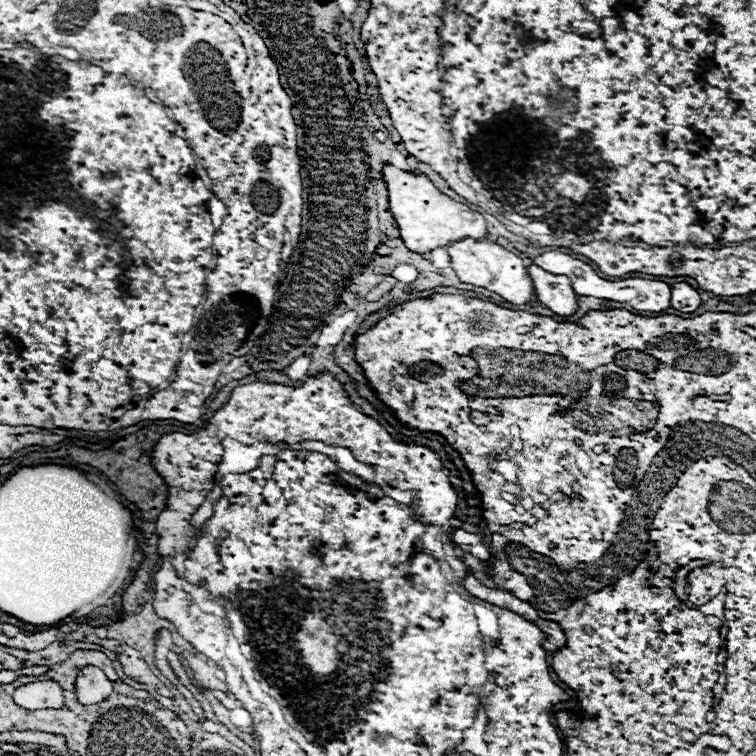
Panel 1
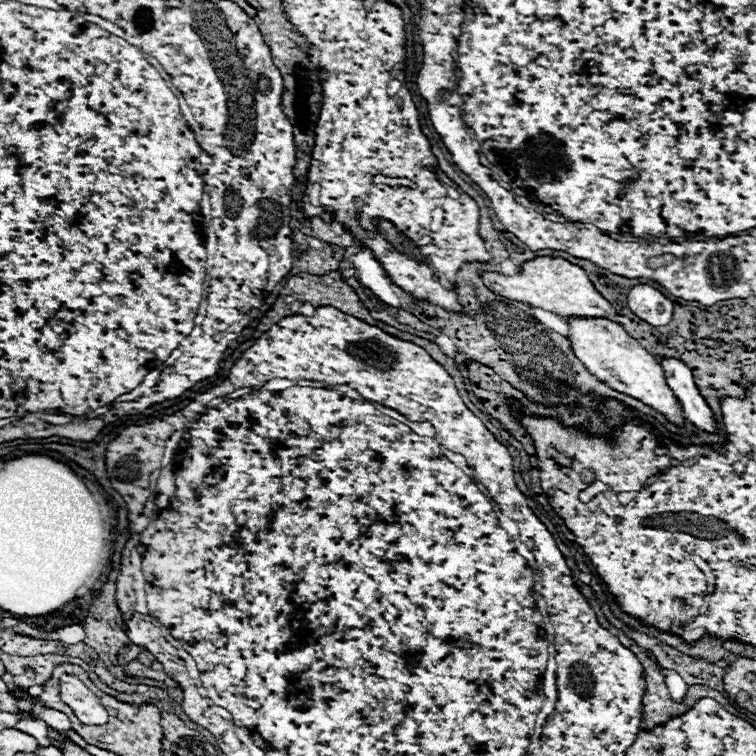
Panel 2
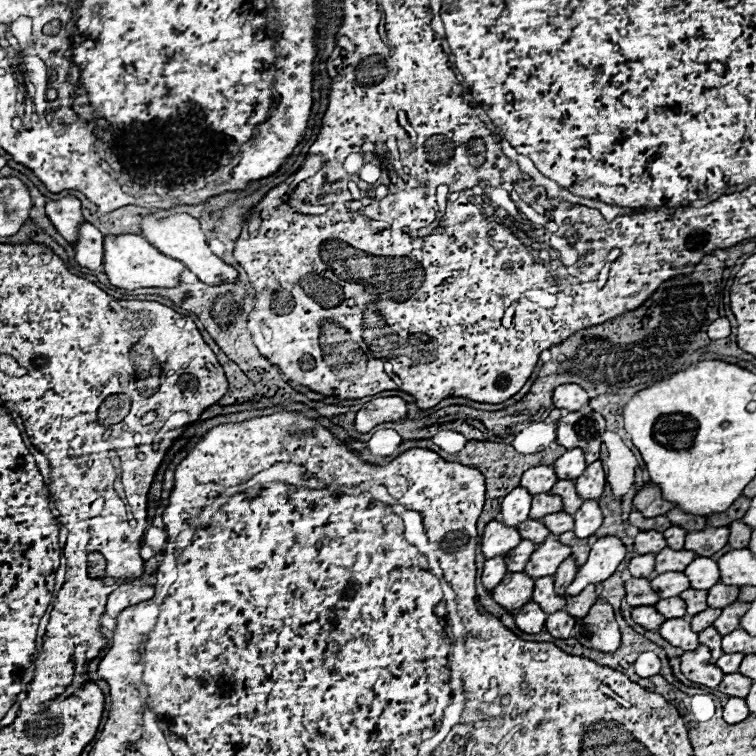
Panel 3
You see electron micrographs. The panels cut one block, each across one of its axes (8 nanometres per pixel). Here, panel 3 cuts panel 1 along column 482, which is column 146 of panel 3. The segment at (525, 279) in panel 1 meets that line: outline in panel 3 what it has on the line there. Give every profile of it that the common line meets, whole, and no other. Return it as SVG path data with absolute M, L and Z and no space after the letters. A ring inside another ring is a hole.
M122 234L122 236L104 236L104 272L108 274L110 284L124 290L136 288L174 288L180 284L180 274L186 266L178 260L172 260L160 254L144 236Z

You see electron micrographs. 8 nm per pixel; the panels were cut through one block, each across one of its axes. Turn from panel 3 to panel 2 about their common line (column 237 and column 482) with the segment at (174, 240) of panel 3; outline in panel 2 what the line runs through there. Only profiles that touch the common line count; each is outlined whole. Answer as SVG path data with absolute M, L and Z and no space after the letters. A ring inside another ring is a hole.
M538 256L534 260L526 260L520 266L520 272L514 276L506 276L500 272L478 272L482 282L494 290L496 294L510 298L510 300L518 300L518 302L526 302L530 306L540 306L544 310L550 310L558 316L578 316L578 318L612 318L616 312L614 308L608 304L608 300L604 300L598 290L594 288L594 284L588 280L588 276L584 274L582 268L570 264L564 258L554 258L554 256Z

